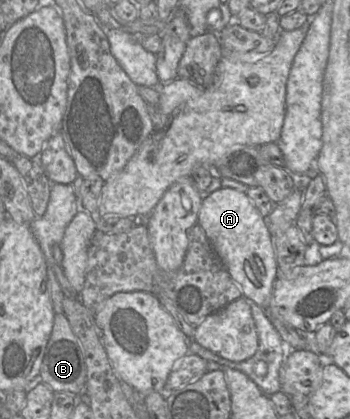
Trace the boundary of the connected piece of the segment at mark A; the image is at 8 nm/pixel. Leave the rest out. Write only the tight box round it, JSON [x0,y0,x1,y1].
[197,188,306,349]

